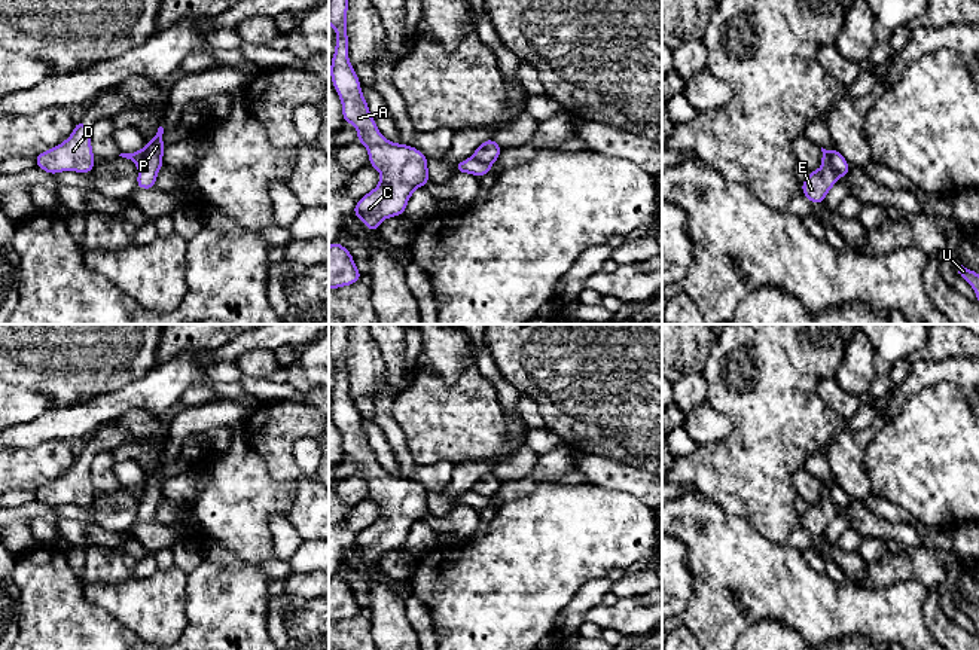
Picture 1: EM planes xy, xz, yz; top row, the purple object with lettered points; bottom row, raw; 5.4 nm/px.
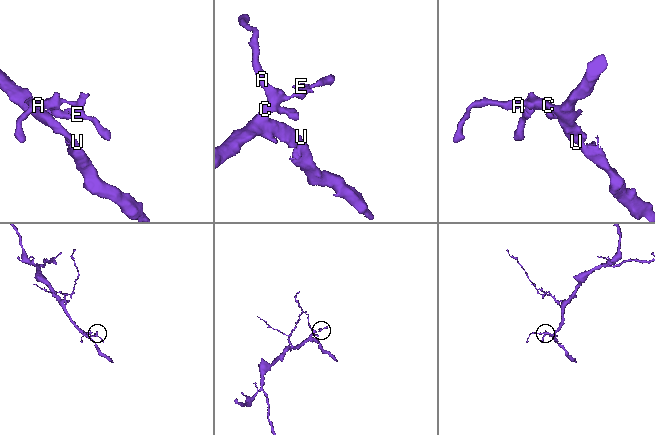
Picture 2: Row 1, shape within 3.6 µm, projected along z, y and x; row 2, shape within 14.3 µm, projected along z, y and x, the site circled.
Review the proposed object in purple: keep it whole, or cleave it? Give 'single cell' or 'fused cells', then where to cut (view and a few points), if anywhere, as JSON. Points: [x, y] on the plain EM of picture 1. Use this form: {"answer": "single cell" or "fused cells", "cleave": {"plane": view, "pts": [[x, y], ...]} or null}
{"answer": "fused cells", "cleave": {"plane": "yz", "pts": [[827, 485], [830, 500], [839, 509]]}}

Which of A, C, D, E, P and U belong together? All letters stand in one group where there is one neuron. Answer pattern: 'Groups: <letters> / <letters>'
Groups: A C D U / E P

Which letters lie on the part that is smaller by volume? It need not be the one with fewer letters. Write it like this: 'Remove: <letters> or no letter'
Remove: E, P

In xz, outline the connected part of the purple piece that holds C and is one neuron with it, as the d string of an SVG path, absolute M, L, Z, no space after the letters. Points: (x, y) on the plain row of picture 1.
M350 324L329 327L329 357L336 363L330 409L342 436L345 457L357 461L357 474L367 480L369 498L381 507L378 519L353 543L369 564L376 564L384 552L405 547L414 524L430 515L428 492L417 480L391 476L378 464L362 427L360 414L348 393L348 330Z

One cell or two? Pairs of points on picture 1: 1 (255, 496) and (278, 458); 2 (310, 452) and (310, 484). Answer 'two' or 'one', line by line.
1: two
2: one

